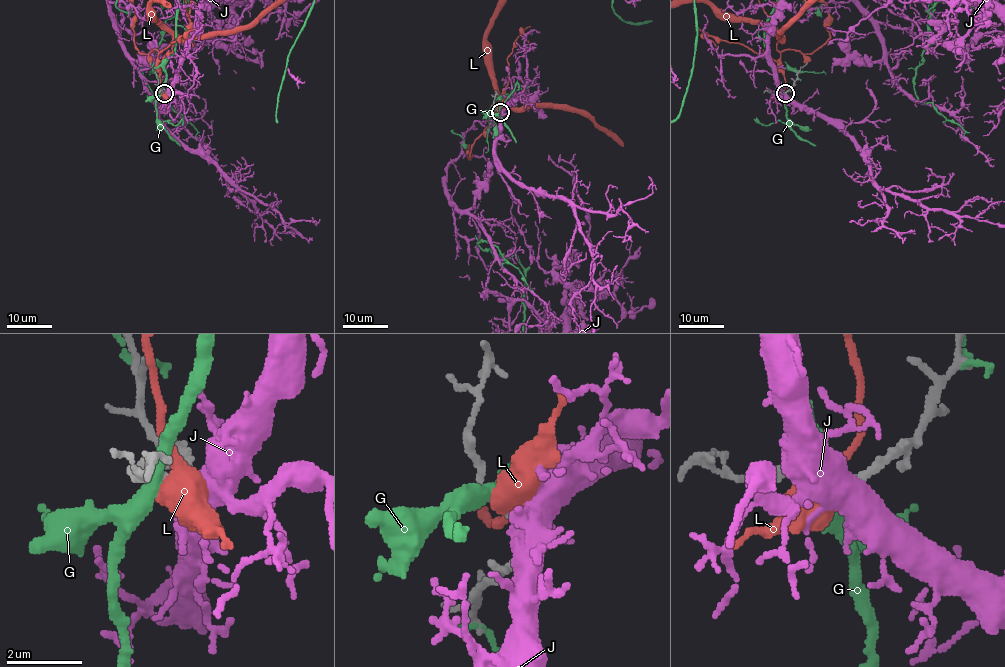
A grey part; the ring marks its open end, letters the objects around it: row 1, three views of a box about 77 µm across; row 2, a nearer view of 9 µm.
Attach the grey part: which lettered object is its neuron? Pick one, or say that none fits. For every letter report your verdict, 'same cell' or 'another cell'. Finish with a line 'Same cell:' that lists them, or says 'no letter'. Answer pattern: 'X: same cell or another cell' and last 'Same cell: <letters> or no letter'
G: another cell
J: same cell
L: another cell
Same cell: J

